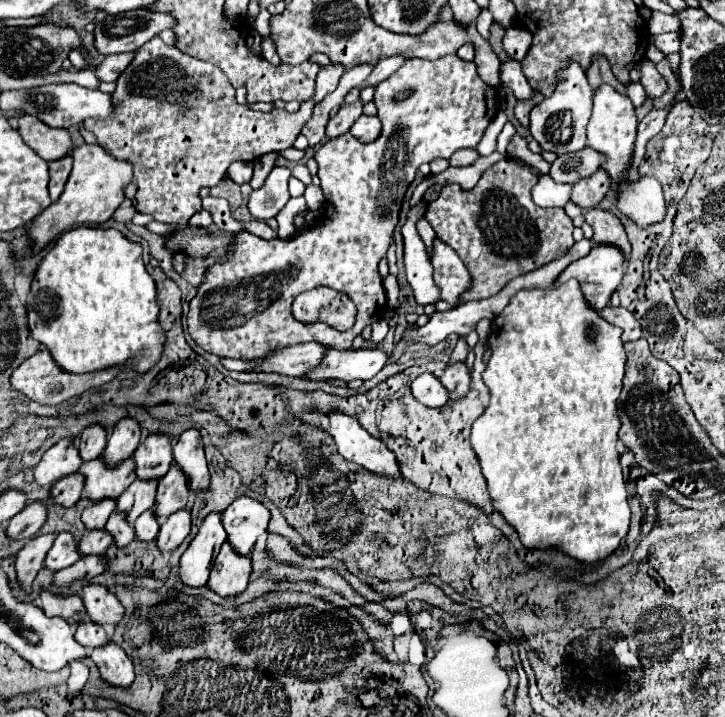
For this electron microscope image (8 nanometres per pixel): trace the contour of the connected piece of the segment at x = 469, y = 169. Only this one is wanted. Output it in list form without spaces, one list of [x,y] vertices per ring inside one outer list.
[[[495,152],[495,154],[491,154],[491,156],[487,156],[487,158],[477,158],[473,164],[469,164],[469,166],[463,166],[463,168],[447,168],[445,172],[441,172],[441,174],[433,174],[433,176],[429,176],[429,178],[425,178],[419,186],[417,186],[417,190],[413,192],[410,199],[410,209],[415,206],[415,202],[419,202],[421,198],[423,198],[423,194],[431,188],[431,186],[435,186],[435,184],[441,184],[441,186],[447,186],[447,184],[459,184],[463,190],[471,190],[471,188],[475,188],[475,184],[479,182],[479,178],[483,176],[483,172],[487,170],[487,168],[491,168],[495,162],[499,162],[503,156],[499,154],[499,152]]]

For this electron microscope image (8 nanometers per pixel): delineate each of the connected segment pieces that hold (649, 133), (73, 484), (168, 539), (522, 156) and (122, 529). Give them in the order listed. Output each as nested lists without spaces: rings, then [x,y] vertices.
[[[677,98],[671,100],[671,104],[667,104],[661,110],[651,110],[641,122],[639,122],[639,130],[637,130],[637,140],[635,140],[635,152],[633,152],[633,168],[631,168],[631,176],[637,174],[637,164],[641,162],[641,158],[645,156],[645,144],[649,142],[649,138],[653,138],[655,134],[661,132],[665,120],[667,120],[667,112],[673,108],[673,104],[677,102]]]
[[[71,474],[71,476],[65,476],[63,480],[59,480],[57,484],[51,486],[49,498],[57,506],[71,508],[81,498],[81,490],[83,490],[83,476],[81,474]]]
[[[179,510],[179,512],[167,516],[161,522],[161,530],[157,536],[159,552],[167,554],[167,552],[177,550],[181,546],[181,542],[187,538],[189,528],[191,528],[191,514],[187,510]]]
[[[515,134],[515,136],[509,140],[507,156],[509,156],[509,158],[523,160],[525,164],[533,166],[539,174],[547,174],[547,172],[549,172],[549,168],[551,168],[551,166],[541,158],[541,154],[535,154],[535,152],[531,152],[531,150],[527,148],[527,142],[525,142],[519,134]]]
[[[115,512],[115,514],[107,520],[105,530],[113,536],[113,542],[117,544],[117,548],[125,548],[131,540],[135,540],[133,526],[127,524],[127,520],[125,520],[119,512]]]

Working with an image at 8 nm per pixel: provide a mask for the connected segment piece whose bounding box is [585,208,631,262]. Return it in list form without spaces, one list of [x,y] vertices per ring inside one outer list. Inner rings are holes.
[[[591,208],[591,210],[585,210],[585,222],[593,228],[595,244],[615,244],[623,252],[623,256],[627,256],[627,262],[629,262],[631,244],[627,240],[627,234],[621,222],[613,214],[599,208]]]

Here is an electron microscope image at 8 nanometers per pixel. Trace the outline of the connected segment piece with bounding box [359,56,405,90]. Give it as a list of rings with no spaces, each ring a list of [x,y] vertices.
[[[393,56],[393,58],[379,60],[379,64],[377,64],[377,66],[373,68],[373,72],[369,74],[369,78],[363,80],[363,84],[359,86],[359,90],[367,88],[367,86],[377,86],[383,78],[389,78],[403,62],[405,62],[405,58],[401,58],[401,56]]]

